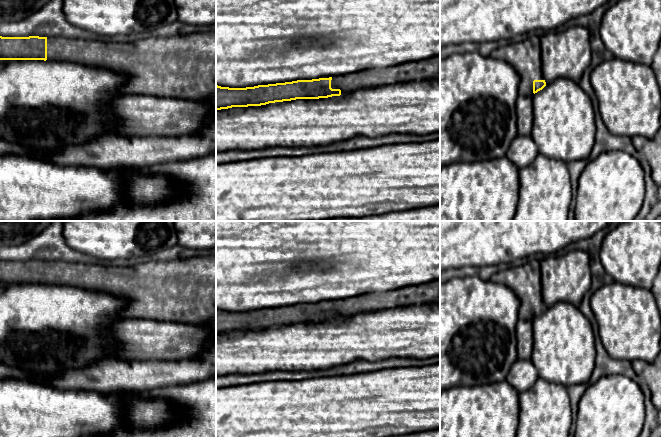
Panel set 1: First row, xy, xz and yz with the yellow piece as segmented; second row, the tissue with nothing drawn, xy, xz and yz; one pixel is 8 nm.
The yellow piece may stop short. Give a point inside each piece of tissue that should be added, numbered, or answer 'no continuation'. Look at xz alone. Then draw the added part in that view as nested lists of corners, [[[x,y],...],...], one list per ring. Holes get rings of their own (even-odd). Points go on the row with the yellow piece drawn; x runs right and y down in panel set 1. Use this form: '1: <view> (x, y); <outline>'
1: xz (429, 69); [[[440,55],[421,61],[403,62],[389,68],[335,76],[331,80],[331,88],[340,89],[341,95],[345,95],[366,88],[430,80],[440,80]]]

